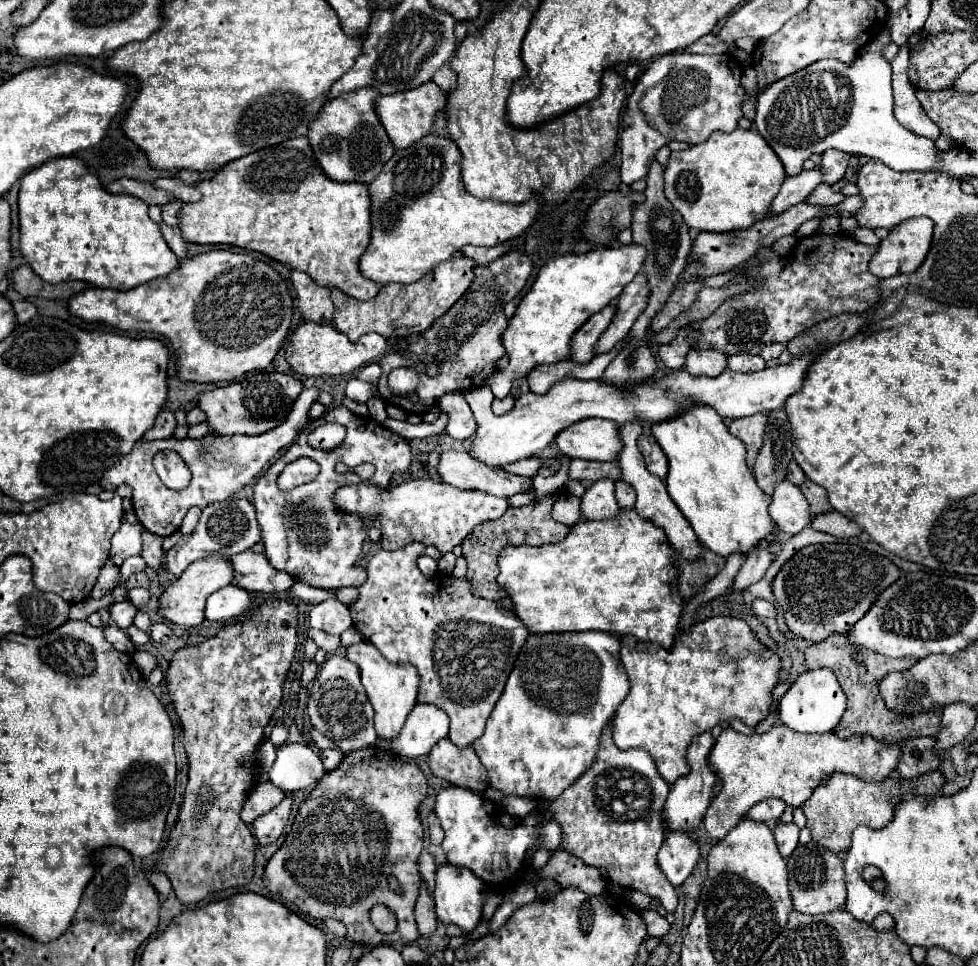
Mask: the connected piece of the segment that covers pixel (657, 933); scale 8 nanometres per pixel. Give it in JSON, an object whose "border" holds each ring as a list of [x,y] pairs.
{"border":[[[643,910],[643,912],[641,912],[641,918],[643,918],[645,924],[647,924],[649,936],[663,938],[663,936],[669,932],[669,928],[671,928],[671,924],[669,924],[657,910]]]}

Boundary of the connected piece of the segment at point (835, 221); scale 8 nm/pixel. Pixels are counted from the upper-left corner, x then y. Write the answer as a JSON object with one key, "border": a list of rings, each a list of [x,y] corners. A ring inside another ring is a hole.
{"border":[[[833,214],[833,216],[829,216],[829,218],[823,218],[819,230],[821,230],[823,234],[829,234],[829,236],[839,234],[839,216]]]}

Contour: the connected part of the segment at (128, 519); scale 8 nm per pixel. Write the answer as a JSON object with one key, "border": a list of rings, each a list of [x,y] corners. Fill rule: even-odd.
{"border":[[[125,512],[121,528],[113,536],[113,546],[111,546],[111,560],[117,566],[121,566],[121,562],[127,560],[129,556],[141,552],[141,532],[143,526],[139,524],[135,512]]]}

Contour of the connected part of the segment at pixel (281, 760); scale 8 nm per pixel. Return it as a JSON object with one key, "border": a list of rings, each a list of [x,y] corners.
{"border":[[[283,744],[269,770],[269,782],[283,792],[297,792],[317,784],[325,774],[319,754],[305,744]]]}

